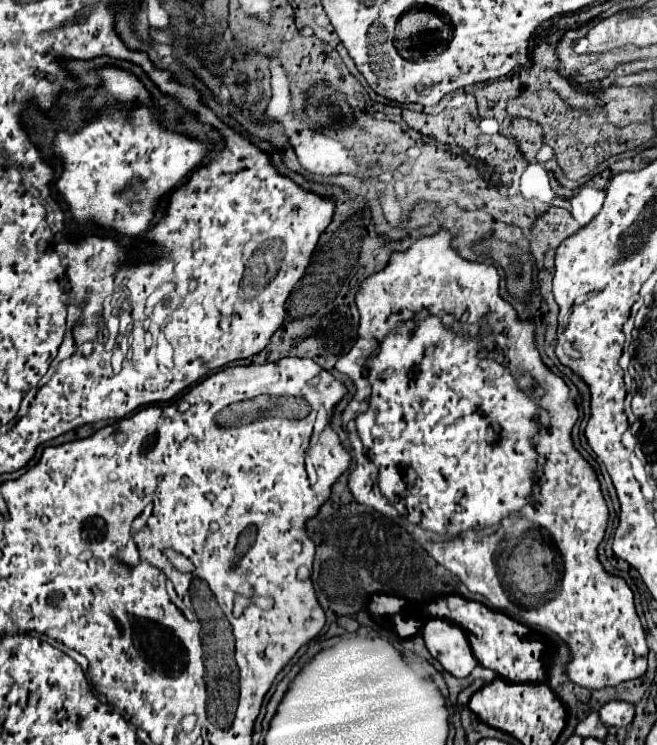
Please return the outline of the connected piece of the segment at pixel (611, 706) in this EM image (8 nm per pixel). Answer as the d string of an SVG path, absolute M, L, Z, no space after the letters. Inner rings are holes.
M609 701L607 705L601 705L599 719L605 725L613 727L627 727L633 719L633 705L625 701Z

